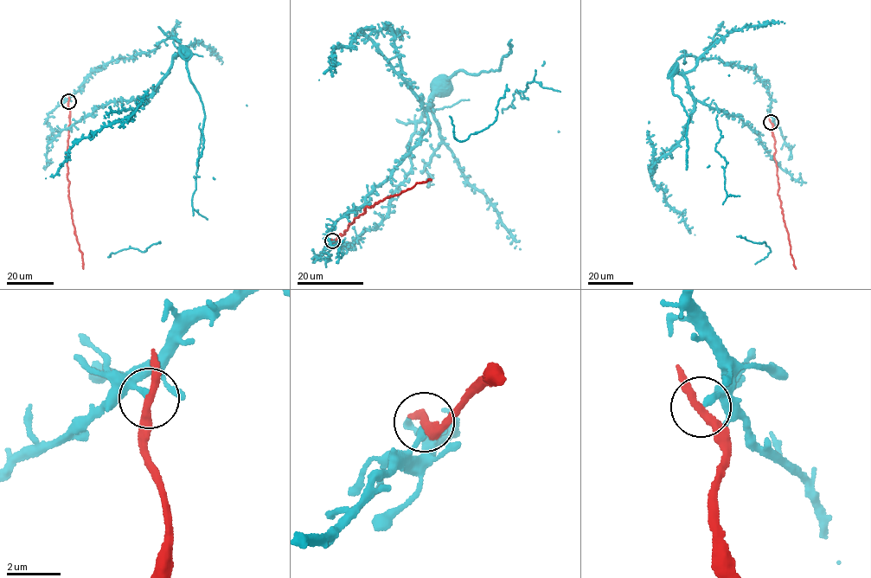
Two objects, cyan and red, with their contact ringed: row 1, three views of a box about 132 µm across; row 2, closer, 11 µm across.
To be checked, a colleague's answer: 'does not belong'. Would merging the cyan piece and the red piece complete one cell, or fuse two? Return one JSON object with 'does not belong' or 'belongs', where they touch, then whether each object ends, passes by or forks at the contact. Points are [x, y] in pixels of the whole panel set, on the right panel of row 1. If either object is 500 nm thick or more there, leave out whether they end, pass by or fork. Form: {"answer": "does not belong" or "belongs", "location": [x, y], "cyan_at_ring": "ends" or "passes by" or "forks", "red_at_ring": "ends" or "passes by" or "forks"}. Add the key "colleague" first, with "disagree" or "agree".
{"colleague": "agree", "answer": "does not belong", "location": [771, 122], "cyan_at_ring": "ends", "red_at_ring": "passes by"}

